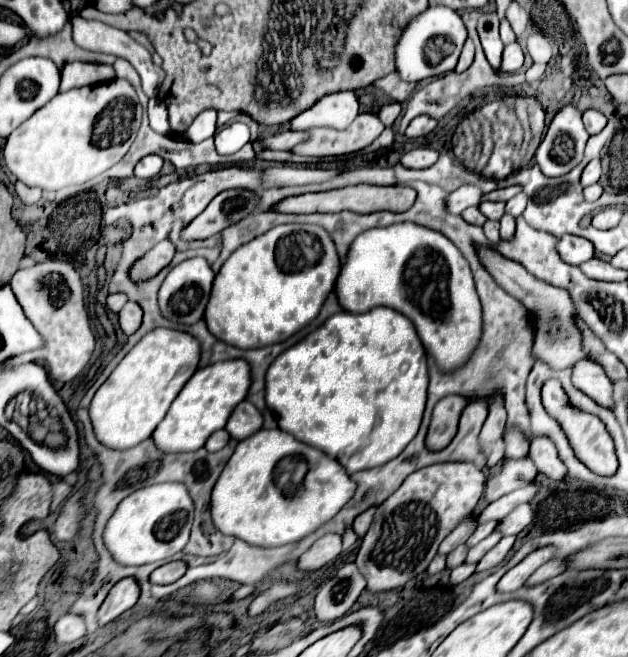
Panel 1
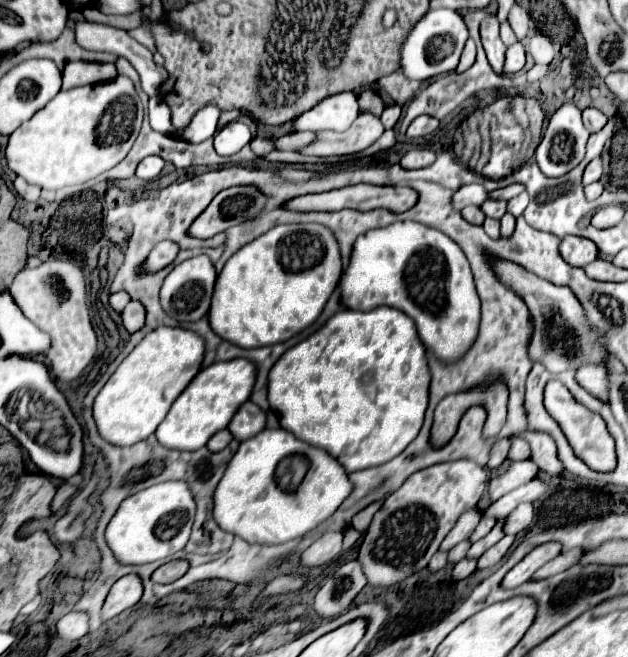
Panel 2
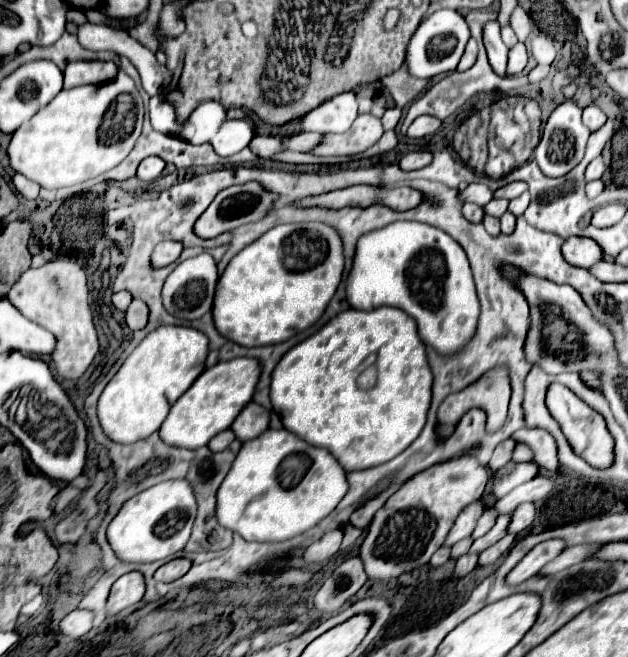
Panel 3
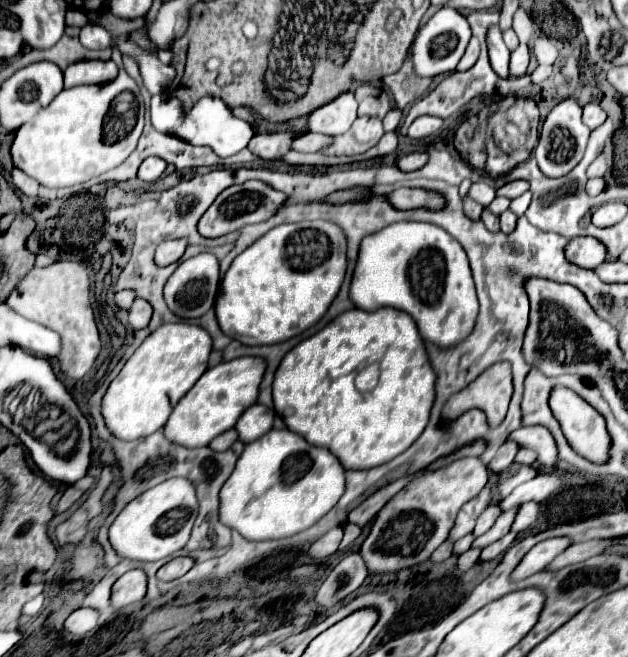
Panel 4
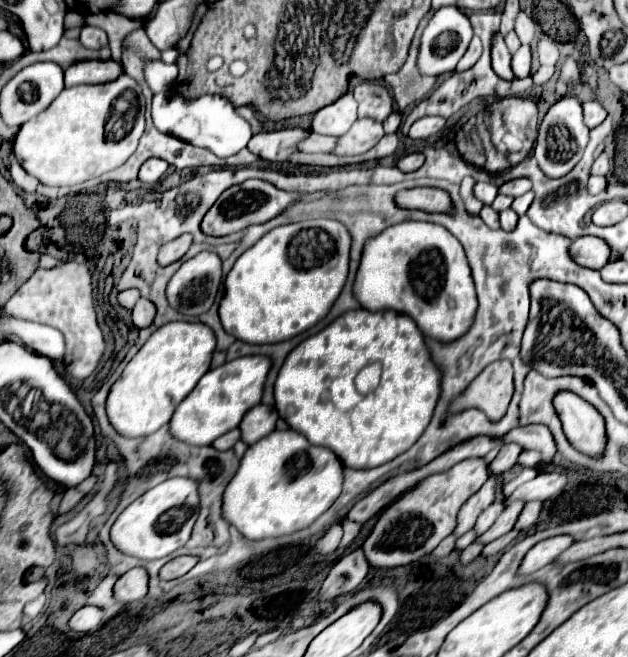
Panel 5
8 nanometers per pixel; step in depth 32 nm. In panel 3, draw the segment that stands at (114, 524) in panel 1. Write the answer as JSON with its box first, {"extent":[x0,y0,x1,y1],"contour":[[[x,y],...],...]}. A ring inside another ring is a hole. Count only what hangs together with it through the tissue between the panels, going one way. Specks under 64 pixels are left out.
{"extent":[108,478,196,562],"contour":[[[176,478],[160,482],[140,496],[134,496],[124,504],[116,518],[108,526],[108,542],[120,560],[128,562],[154,562],[184,550],[190,530],[196,518],[196,498],[188,480]]]}

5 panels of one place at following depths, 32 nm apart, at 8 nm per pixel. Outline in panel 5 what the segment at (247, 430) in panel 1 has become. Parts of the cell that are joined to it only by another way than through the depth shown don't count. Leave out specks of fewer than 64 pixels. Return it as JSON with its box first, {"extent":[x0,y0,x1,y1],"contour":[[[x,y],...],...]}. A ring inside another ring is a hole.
{"extent":[240,404,278,444],"contour":[[[258,404],[244,416],[244,420],[240,424],[242,440],[246,444],[256,444],[258,440],[268,436],[276,428],[276,422],[278,422],[276,408],[268,406],[268,404]]]}

